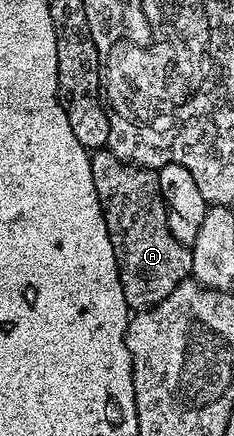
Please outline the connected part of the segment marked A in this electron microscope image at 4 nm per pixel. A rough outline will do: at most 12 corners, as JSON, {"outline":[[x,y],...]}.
{"outline":[[90,158],[124,299],[148,310],[191,276],[155,170]]}

